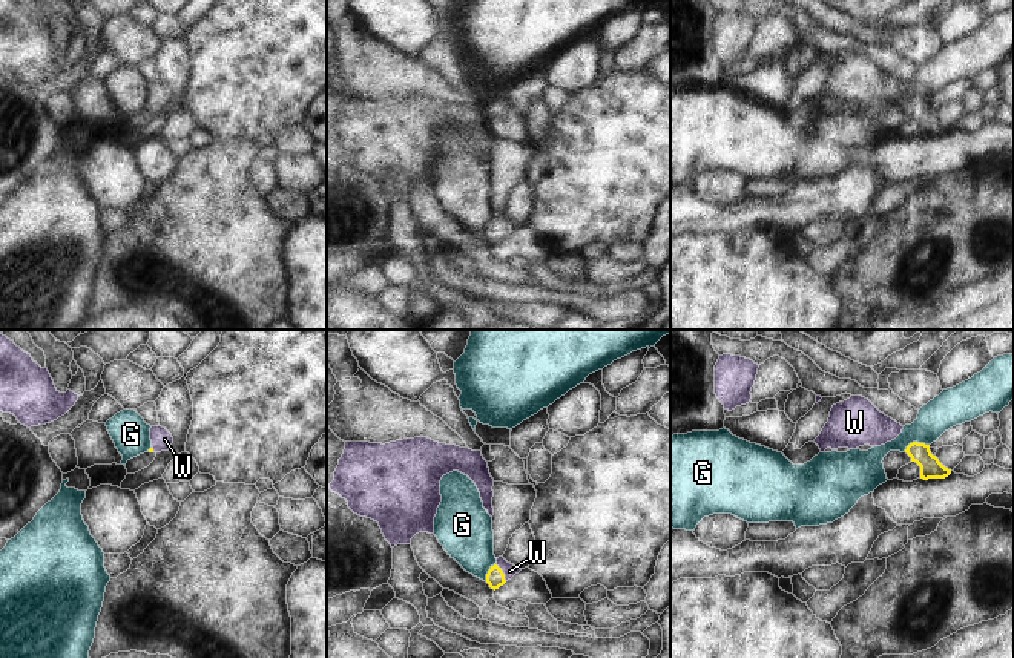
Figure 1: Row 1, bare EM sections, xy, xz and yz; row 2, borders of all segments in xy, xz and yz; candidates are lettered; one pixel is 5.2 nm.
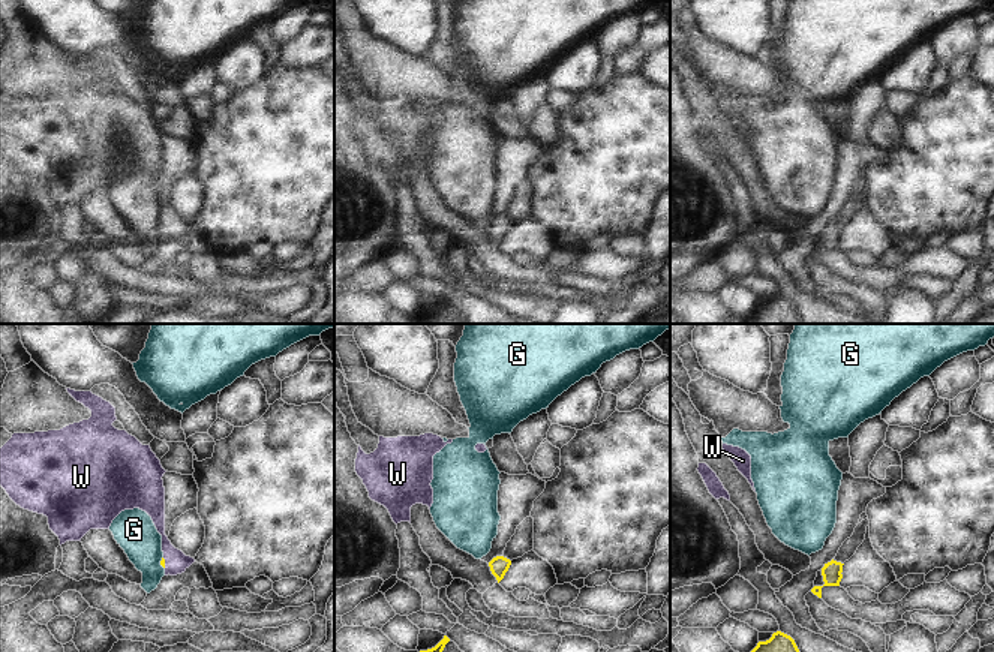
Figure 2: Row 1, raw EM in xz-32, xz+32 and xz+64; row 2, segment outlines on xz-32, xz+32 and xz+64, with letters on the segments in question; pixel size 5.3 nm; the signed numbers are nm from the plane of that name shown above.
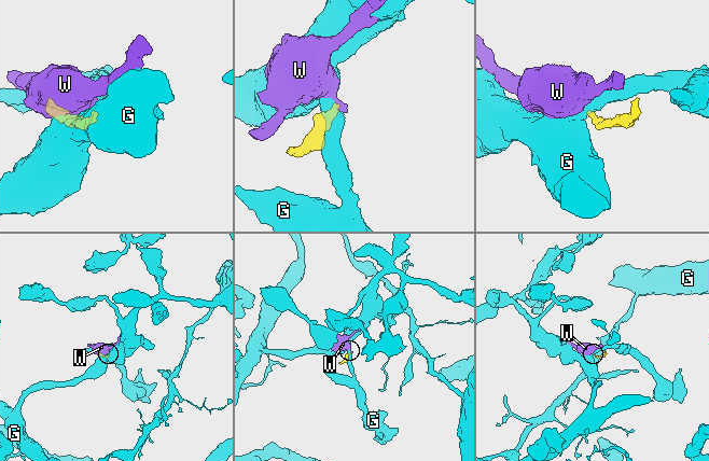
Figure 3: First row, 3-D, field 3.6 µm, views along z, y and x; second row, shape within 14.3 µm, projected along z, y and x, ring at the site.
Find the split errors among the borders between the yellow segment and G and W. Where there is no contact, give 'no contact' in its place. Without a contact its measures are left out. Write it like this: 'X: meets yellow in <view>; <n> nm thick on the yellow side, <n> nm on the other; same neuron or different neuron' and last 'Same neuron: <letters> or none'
G: meets yellow in yz; 110 nm thick on the yellow side, 190 nm on the other; different neuron
W: meets yellow in xz; 90 nm thick on the yellow side, 70 nm on the other; same neuron
Same neuron: W

